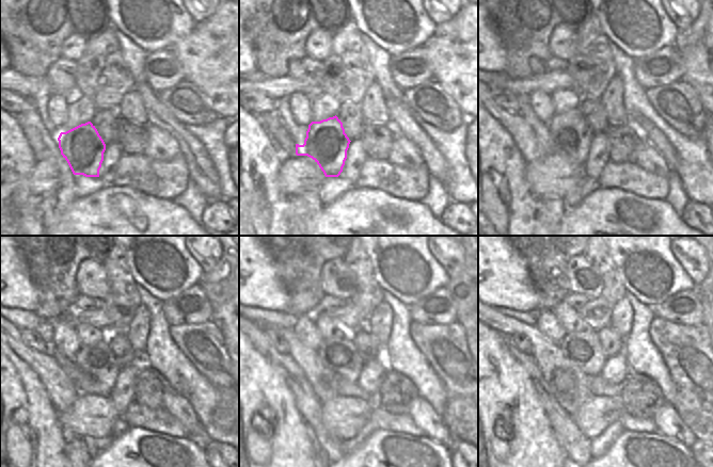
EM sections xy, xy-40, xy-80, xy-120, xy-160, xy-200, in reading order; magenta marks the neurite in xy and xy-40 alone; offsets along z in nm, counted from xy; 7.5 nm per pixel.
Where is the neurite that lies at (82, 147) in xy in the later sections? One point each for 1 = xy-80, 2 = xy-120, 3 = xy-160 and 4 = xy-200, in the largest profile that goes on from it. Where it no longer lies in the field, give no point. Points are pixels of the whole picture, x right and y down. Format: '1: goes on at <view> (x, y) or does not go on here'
1: goes on at xy-80 (570, 133)
2: goes on at xy-120 (96, 360)
3: goes on at xy-160 (338, 354)
4: goes on at xy-200 (583, 350)

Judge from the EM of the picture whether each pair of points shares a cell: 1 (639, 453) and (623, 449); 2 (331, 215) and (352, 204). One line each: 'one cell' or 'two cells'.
1: one cell
2: one cell

